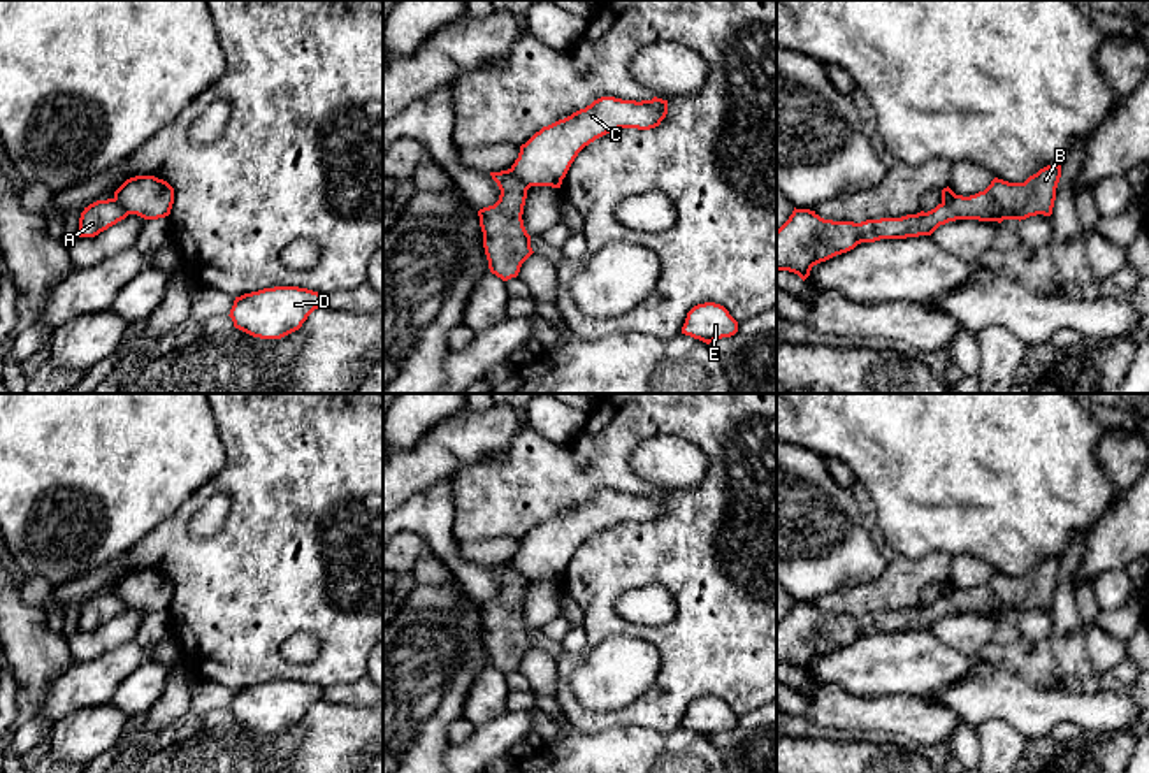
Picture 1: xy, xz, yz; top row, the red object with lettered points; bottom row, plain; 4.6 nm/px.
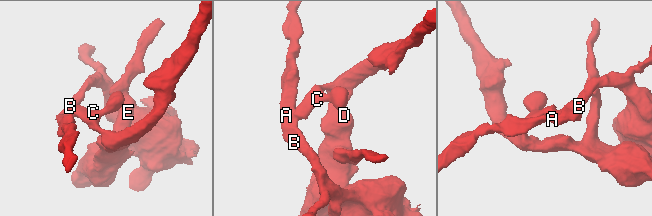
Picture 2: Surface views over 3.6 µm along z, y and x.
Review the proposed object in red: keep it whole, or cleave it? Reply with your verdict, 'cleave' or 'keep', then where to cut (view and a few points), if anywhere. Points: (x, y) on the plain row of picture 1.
cleave; cut xz (510, 563), (529, 580)

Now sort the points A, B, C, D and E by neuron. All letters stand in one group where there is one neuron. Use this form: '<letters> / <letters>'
A B / C D E

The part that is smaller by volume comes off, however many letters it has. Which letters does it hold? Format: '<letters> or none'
A, B

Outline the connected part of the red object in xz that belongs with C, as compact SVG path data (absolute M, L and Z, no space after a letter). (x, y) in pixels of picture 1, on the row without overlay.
M601 490L585 502L536 525L520 539L511 559L524 578L560 582L578 546L596 532L618 522L650 524L668 508L668 494L622 494Z

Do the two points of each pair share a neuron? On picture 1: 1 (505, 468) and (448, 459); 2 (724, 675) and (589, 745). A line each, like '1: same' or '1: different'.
1: different
2: different

